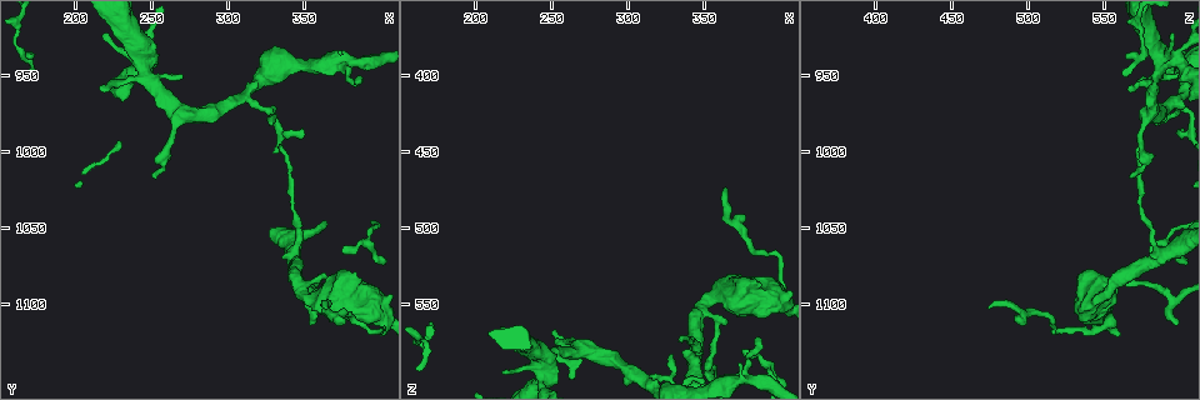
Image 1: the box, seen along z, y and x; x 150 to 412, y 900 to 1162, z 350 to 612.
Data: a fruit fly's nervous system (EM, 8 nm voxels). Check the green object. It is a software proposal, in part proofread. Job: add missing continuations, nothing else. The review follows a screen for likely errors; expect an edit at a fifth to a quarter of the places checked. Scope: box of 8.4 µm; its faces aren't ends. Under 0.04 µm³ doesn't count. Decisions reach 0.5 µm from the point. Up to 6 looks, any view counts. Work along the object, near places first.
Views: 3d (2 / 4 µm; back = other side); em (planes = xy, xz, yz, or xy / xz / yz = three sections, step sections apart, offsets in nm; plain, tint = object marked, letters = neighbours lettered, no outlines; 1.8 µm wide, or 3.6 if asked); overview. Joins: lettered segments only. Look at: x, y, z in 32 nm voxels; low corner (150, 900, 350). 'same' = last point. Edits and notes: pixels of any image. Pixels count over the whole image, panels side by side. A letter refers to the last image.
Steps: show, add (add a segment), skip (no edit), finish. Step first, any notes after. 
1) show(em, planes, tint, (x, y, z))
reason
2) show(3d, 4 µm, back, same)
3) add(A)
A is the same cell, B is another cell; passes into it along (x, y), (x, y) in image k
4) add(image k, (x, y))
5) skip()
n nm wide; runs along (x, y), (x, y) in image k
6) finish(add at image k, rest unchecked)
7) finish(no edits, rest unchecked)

show(3d, 4 µm, (364, 1104, 476))
thin end

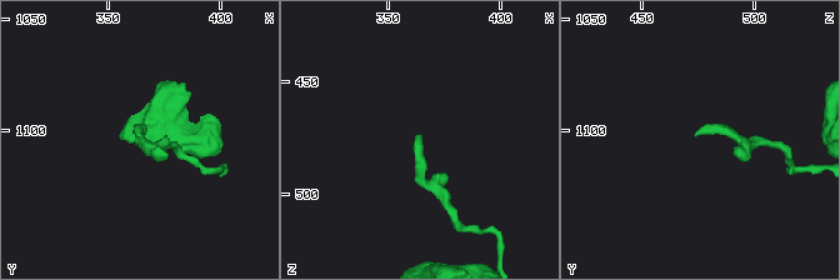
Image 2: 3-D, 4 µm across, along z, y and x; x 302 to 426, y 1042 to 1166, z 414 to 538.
show(em, planes, letters, (364, 1103, 473))

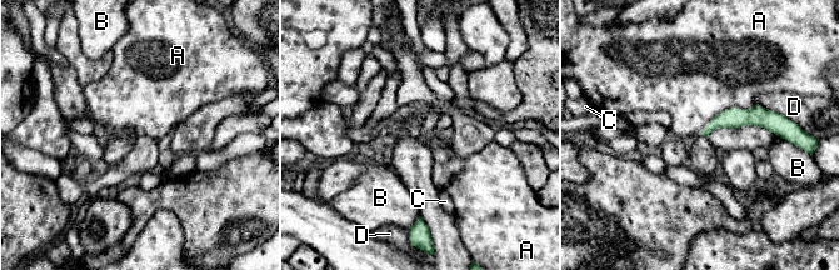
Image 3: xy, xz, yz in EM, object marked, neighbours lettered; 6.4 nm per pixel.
skip()
A, B, C and D are other cells; runs along (774, 123), (727, 118), (705, 133) in image 3; none of them fits

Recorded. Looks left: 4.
show(em, xy, step 4, letters, (352, 1092, 590))
abrupt turn

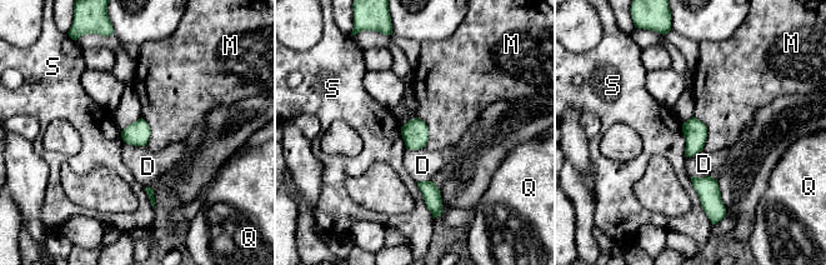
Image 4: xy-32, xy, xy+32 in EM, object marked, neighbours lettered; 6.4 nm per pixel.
show(em, yz, step 4, letters, same)

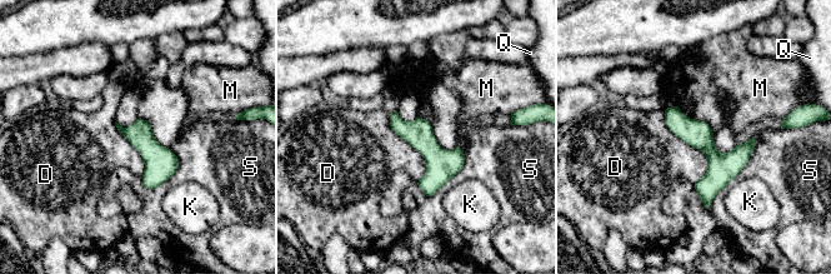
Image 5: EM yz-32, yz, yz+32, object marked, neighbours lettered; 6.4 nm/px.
skip()
D, K, M, Q and S are other cells; border along (667, 106), (706, 159), (695, 183) in image 5; no lettered segment goes on from it

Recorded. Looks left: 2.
finish(no edits, rest unchecked)

